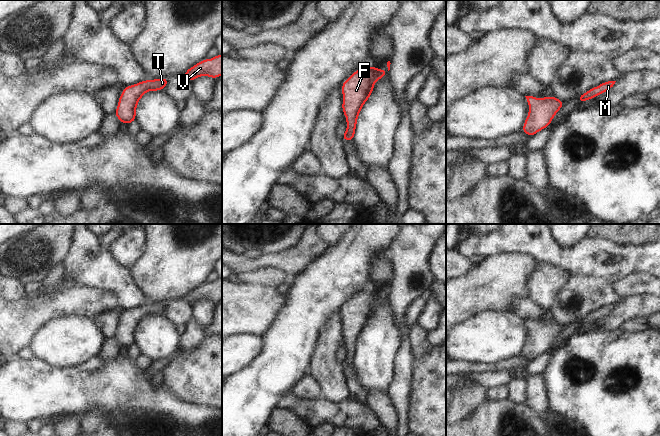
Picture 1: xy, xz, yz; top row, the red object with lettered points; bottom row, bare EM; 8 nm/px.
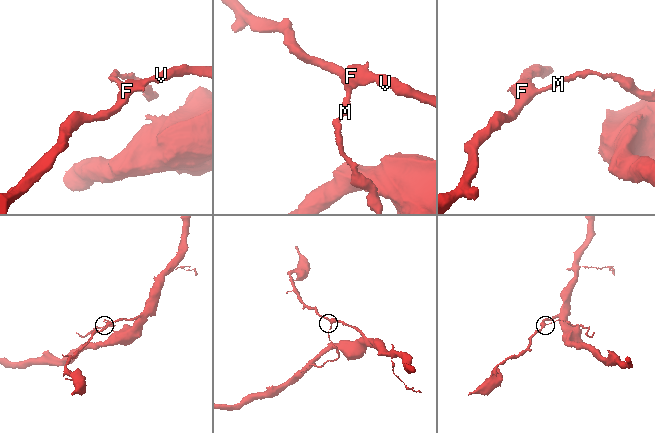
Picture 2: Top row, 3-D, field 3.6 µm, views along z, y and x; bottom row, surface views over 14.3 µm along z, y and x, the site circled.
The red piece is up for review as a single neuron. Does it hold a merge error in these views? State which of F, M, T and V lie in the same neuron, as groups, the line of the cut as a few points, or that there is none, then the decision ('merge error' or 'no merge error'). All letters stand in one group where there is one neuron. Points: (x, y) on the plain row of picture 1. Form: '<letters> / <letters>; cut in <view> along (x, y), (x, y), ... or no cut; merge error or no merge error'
F M T V; no cut; no merge error

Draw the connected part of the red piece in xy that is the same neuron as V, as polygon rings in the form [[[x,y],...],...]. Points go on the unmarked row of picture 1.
[[[222,278],[211,283],[203,283],[199,287],[190,291],[183,300],[193,307],[197,301],[209,300],[212,303],[216,303],[222,299]]]

